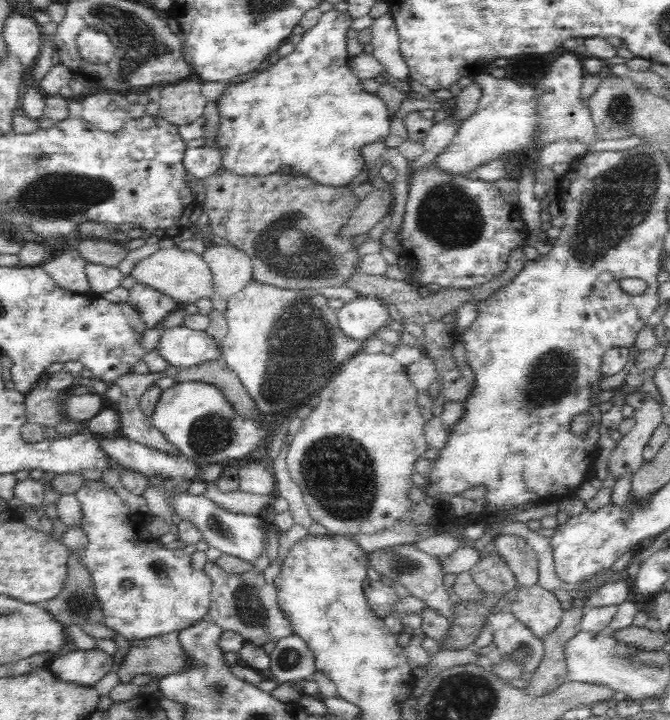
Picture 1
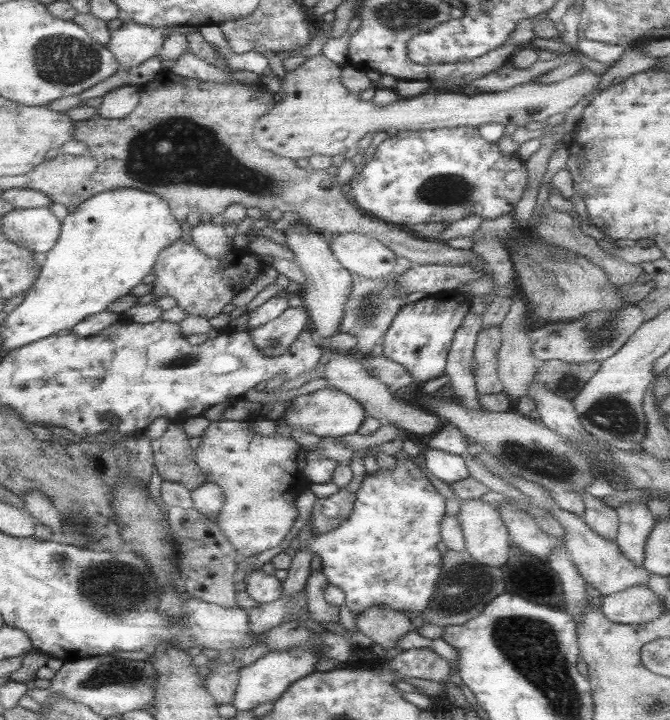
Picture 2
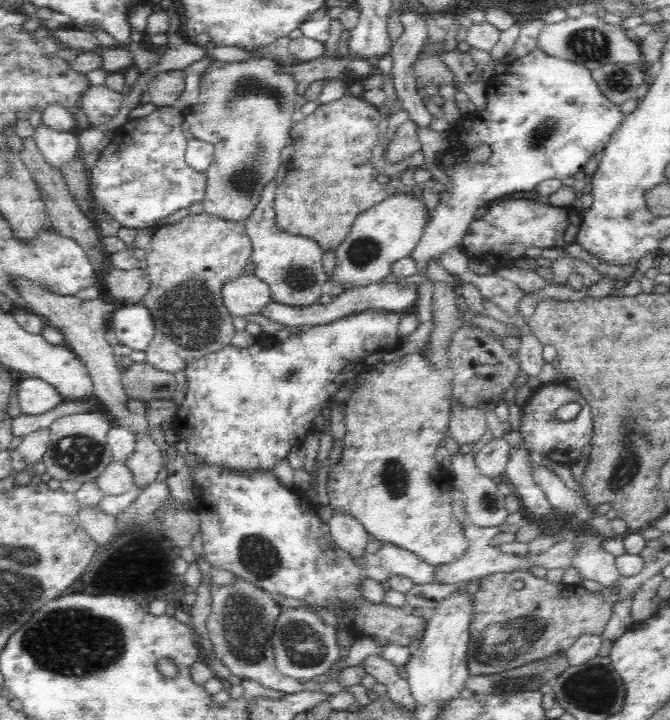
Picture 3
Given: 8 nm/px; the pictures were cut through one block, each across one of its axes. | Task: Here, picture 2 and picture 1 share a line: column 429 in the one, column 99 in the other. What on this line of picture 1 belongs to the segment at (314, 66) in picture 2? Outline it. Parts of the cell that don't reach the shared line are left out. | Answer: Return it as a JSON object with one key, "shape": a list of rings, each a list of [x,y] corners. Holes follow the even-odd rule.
{"shape":[[[99,91],[84,96],[79,100],[83,106],[81,117],[102,132],[118,132],[129,119],[127,108],[131,105],[126,101],[126,95],[118,94]]]}

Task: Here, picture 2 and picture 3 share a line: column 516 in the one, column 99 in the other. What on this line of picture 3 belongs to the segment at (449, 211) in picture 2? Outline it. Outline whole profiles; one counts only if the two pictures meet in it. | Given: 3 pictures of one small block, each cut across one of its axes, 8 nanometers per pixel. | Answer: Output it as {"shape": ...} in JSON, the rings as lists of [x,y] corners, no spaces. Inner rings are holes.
{"shape":[[[172,106],[157,107],[151,114],[130,118],[128,122],[114,130],[112,141],[88,171],[91,200],[108,212],[121,226],[150,230],[161,225],[162,219],[166,216],[204,200],[206,175],[195,171],[185,161],[188,141],[181,127],[182,119],[184,118],[180,111]]]}

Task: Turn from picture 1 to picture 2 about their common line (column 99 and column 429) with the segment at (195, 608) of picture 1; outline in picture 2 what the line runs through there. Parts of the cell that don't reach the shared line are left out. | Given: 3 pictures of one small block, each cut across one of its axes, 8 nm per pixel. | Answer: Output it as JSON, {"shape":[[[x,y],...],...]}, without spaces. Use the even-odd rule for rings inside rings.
{"shape":[[[399,451],[395,458],[395,468],[366,474],[355,493],[351,513],[340,526],[326,531],[326,534],[316,534],[308,520],[298,532],[300,546],[306,545],[312,556],[320,556],[322,573],[332,586],[343,591],[344,604],[356,618],[358,613],[372,606],[390,607],[408,616],[416,614],[423,617],[432,597],[436,595],[434,591],[438,589],[438,577],[442,576],[442,554],[438,551],[438,543],[441,541],[440,529],[446,499],[404,451]]]}

